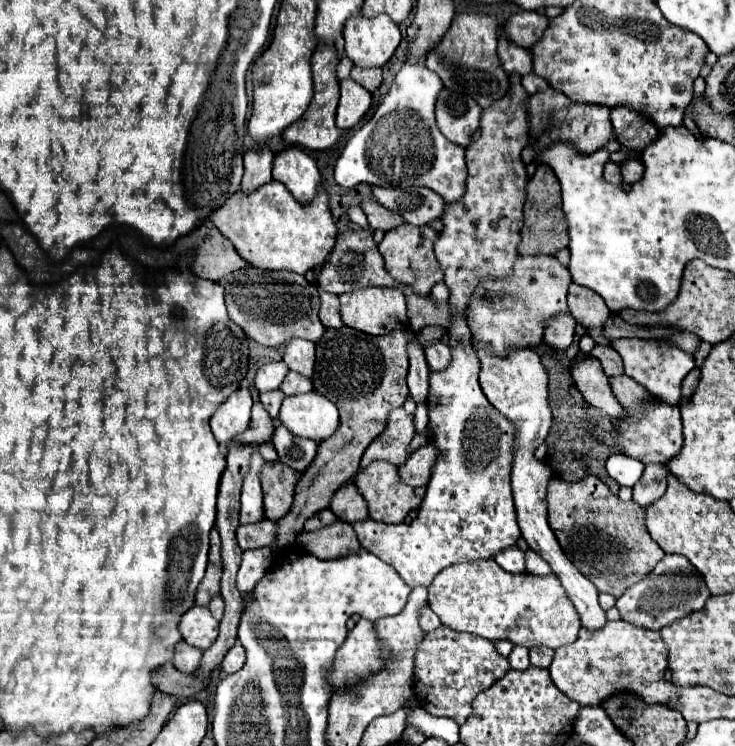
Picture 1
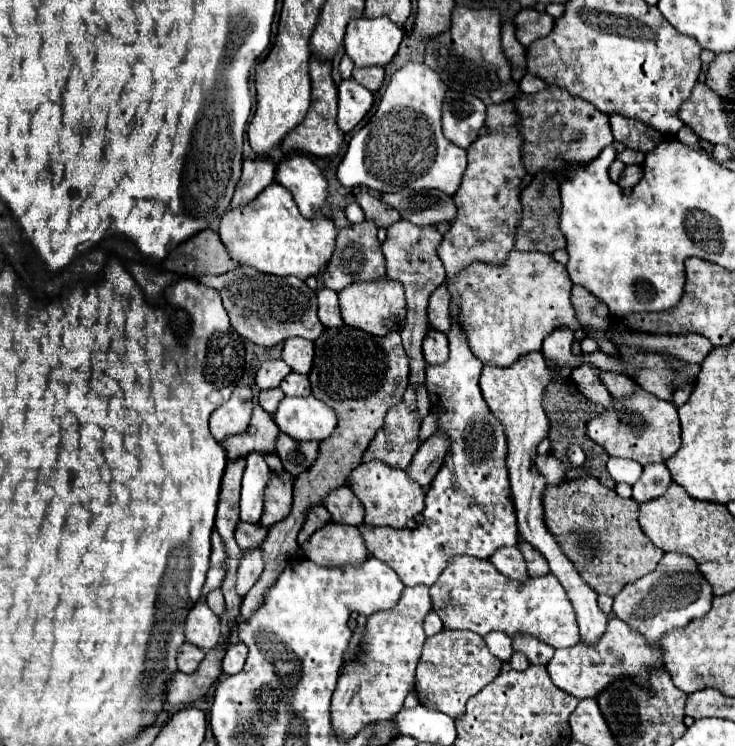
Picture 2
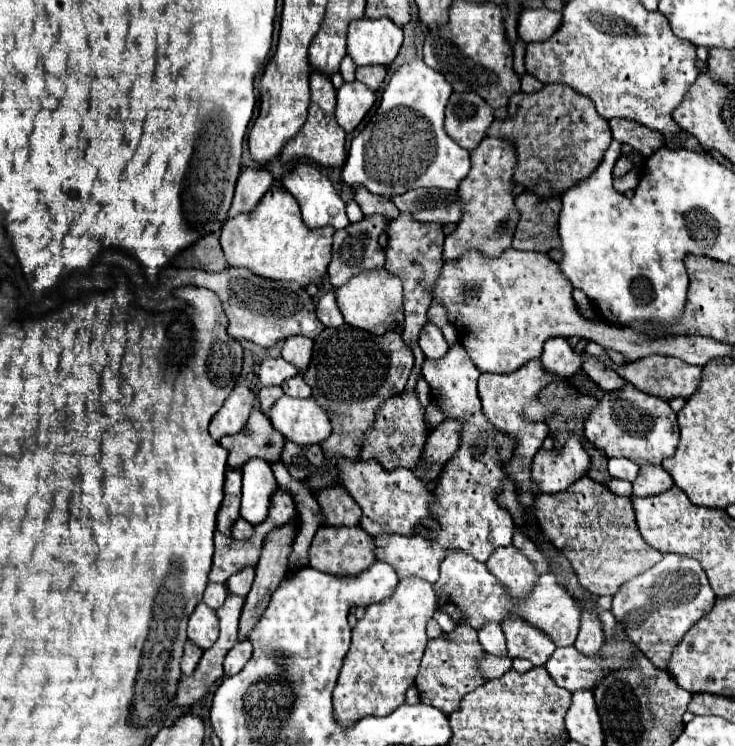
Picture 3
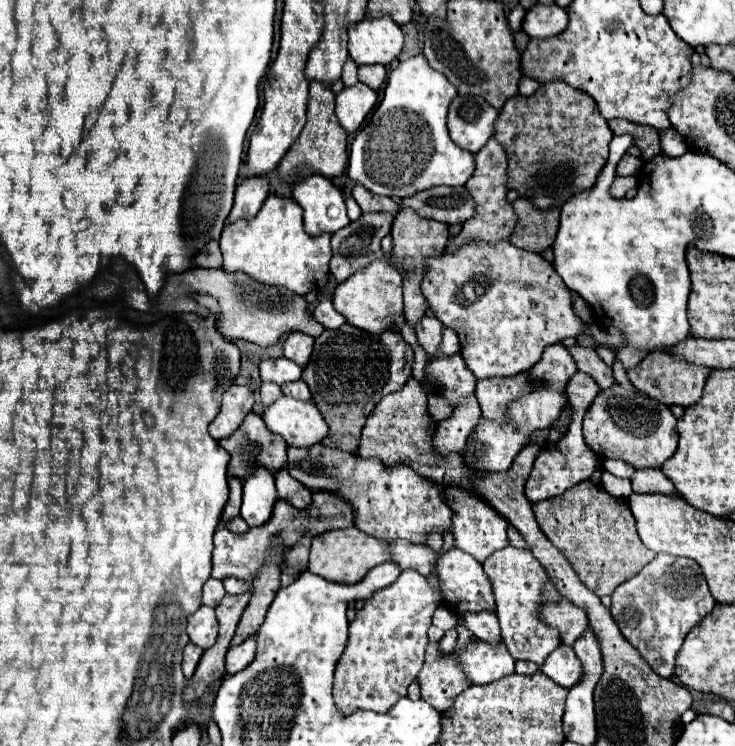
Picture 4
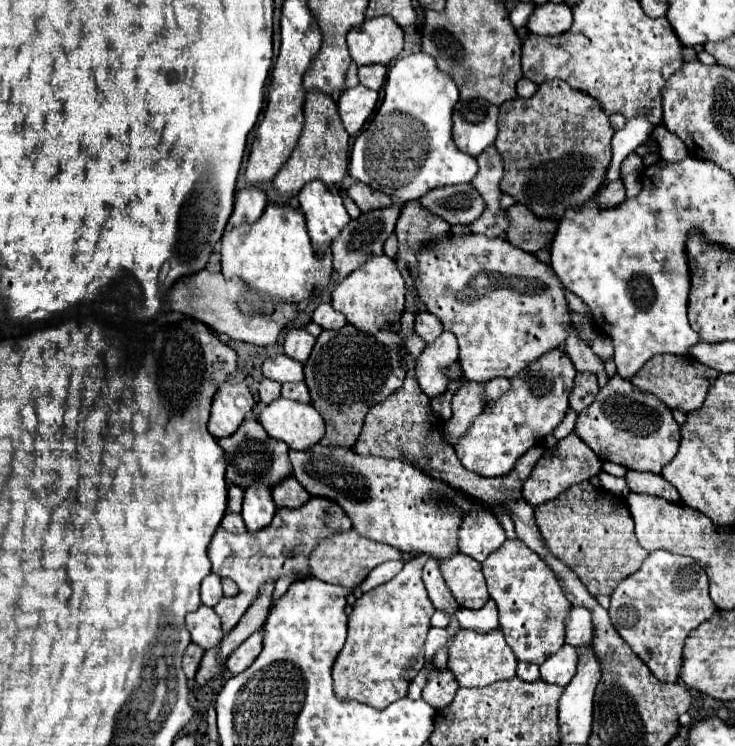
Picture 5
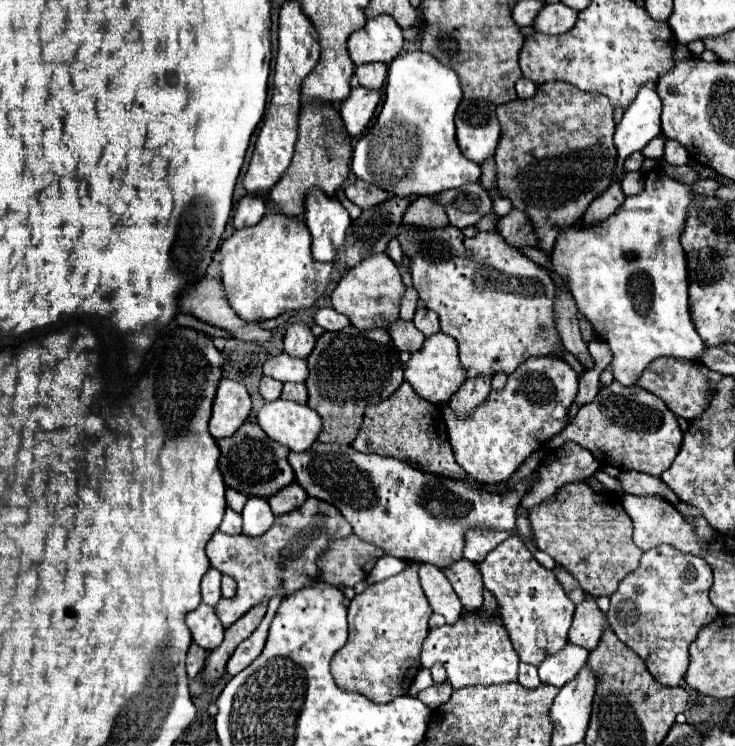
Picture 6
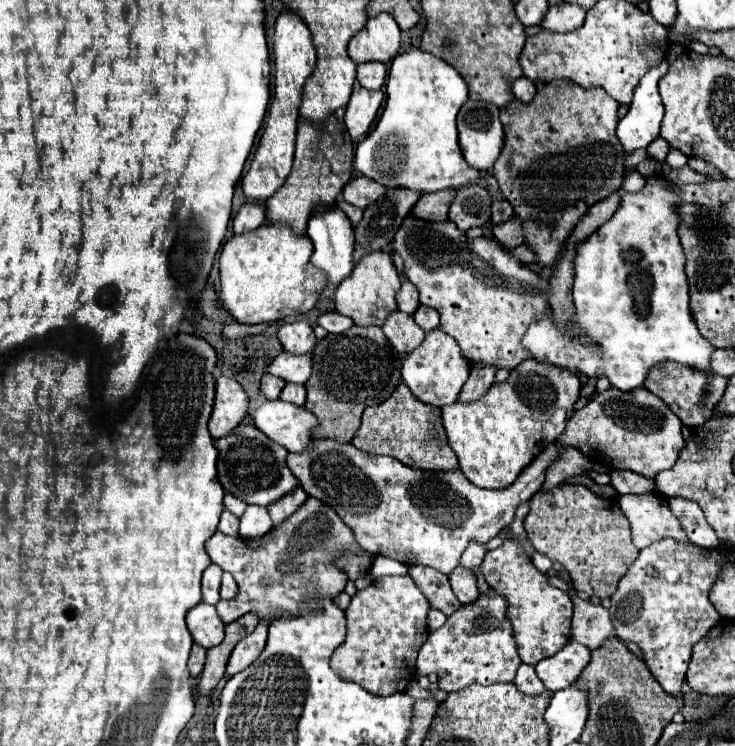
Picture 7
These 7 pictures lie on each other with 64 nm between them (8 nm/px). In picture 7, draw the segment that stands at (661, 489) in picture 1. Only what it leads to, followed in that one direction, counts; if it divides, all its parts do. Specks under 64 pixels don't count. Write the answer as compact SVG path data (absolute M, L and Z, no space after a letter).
M610 470L610 486L618 494L646 494L654 490L650 478L644 478L630 470Z

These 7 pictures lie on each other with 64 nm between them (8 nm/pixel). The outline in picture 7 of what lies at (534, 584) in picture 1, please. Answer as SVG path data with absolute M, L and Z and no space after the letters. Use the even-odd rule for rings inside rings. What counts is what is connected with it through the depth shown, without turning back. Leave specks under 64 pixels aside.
M456 568L448 578L450 578L452 592L456 594L461 604L470 604L472 600L476 600L478 588L476 588L476 574L474 572ZM578 596L570 598L573 602L572 640L596 650L602 642L618 638L606 608L600 604L590 604Z

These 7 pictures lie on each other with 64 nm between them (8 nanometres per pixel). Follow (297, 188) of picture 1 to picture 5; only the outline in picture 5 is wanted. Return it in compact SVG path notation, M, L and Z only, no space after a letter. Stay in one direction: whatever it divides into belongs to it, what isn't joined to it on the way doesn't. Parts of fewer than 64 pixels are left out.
M310 182L298 194L300 210L306 216L308 234L316 254L324 254L342 228L350 222L350 216L336 190L326 188L322 182Z

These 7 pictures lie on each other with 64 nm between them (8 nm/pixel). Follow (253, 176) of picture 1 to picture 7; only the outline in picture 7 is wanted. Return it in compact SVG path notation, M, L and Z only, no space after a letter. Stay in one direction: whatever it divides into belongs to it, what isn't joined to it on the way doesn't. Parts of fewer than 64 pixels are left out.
M244 204L240 212L234 216L234 234L246 234L262 226L266 220L264 216L264 206L260 204Z

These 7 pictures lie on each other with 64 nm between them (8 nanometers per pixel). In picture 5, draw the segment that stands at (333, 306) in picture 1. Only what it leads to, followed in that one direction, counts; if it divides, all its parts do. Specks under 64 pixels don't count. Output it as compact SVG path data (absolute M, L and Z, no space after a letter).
M320 304L314 314L312 314L312 320L322 326L324 330L340 330L342 326L346 326L346 318L344 314L336 312L330 304Z

